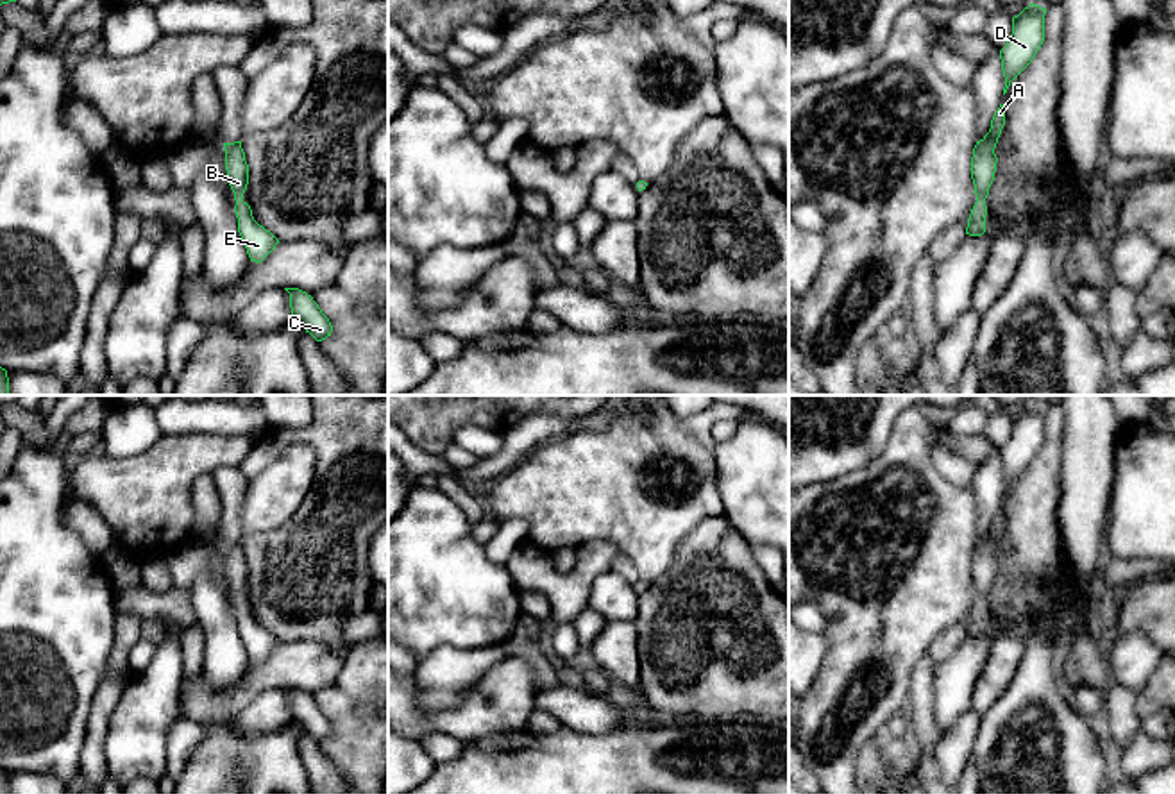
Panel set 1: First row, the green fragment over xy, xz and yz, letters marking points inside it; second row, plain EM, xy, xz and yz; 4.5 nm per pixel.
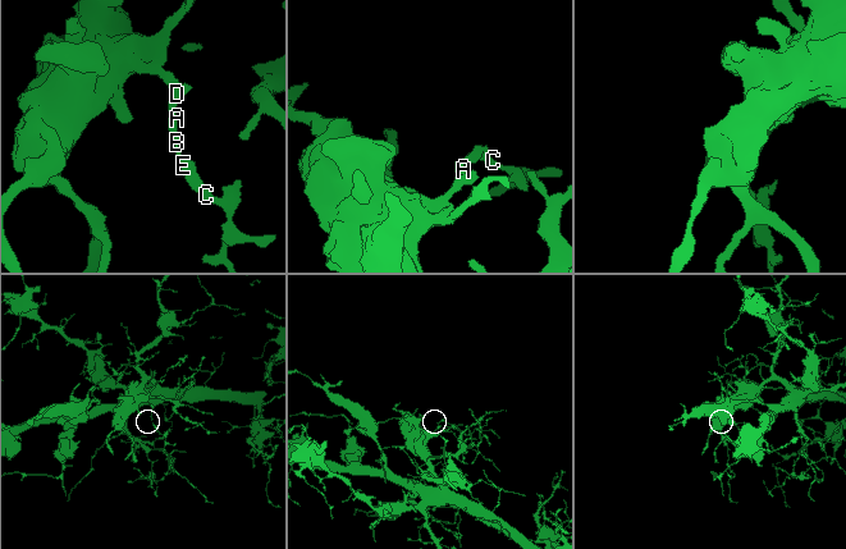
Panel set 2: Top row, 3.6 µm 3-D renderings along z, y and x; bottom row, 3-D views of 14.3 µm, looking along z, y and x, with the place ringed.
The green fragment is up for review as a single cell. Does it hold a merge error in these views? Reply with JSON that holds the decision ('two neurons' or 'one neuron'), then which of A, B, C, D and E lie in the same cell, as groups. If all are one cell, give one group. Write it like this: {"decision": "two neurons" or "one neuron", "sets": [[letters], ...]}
{"decision": "one neuron", "sets": [["A", "B", "C", "D", "E"]]}

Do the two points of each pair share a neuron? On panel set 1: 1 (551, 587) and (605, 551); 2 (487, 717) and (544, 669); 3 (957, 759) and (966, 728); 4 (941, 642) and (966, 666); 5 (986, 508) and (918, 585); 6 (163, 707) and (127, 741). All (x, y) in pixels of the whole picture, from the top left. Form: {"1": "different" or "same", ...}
{"1": "same", "2": "different", "3": "same", "4": "different", "5": "different", "6": "same"}

